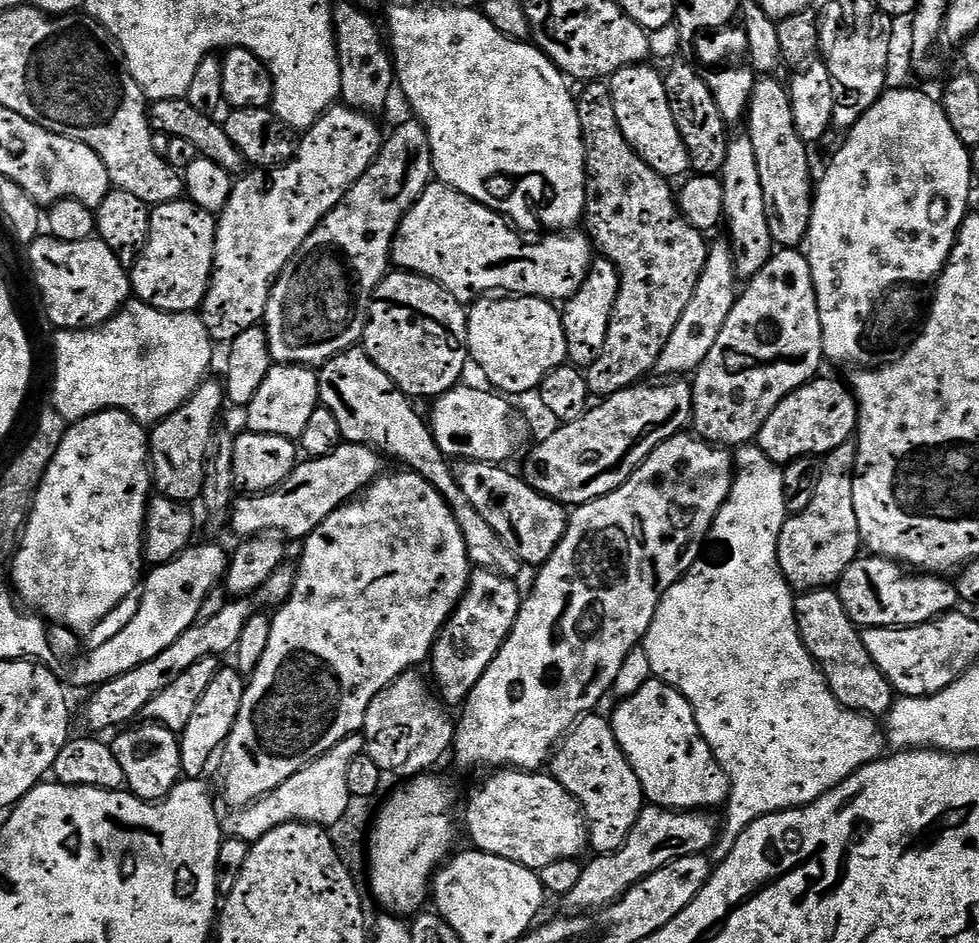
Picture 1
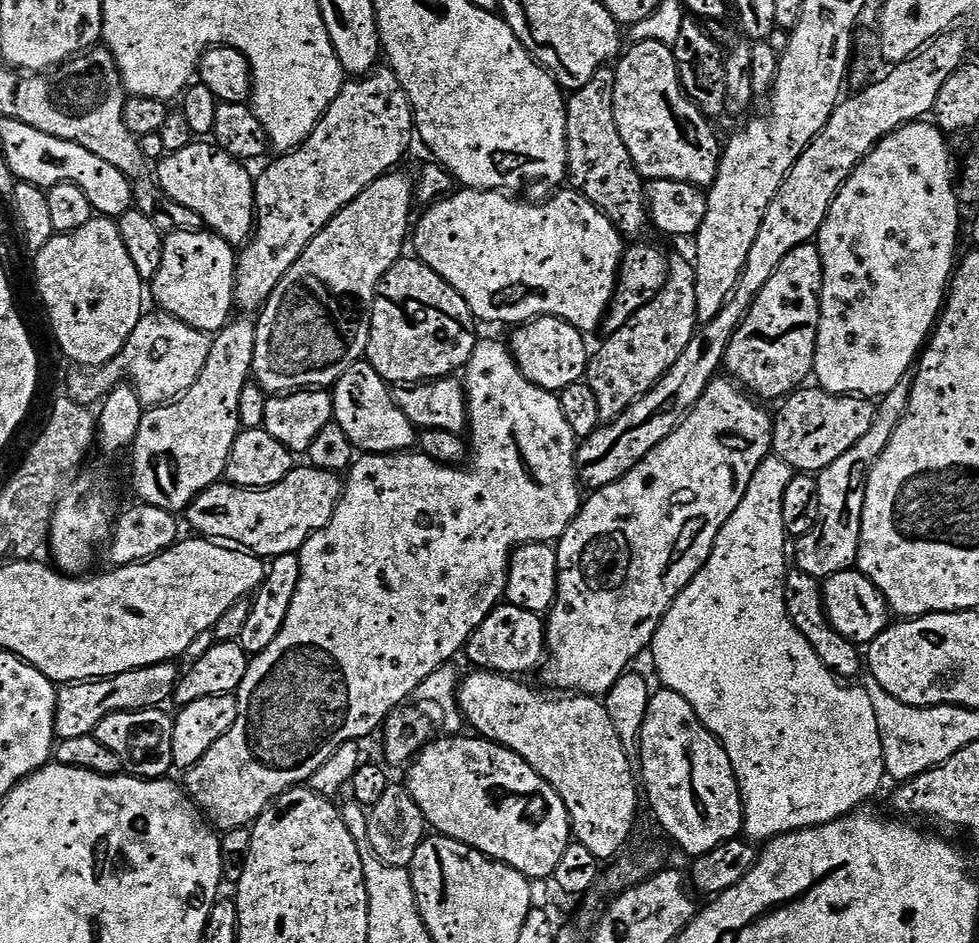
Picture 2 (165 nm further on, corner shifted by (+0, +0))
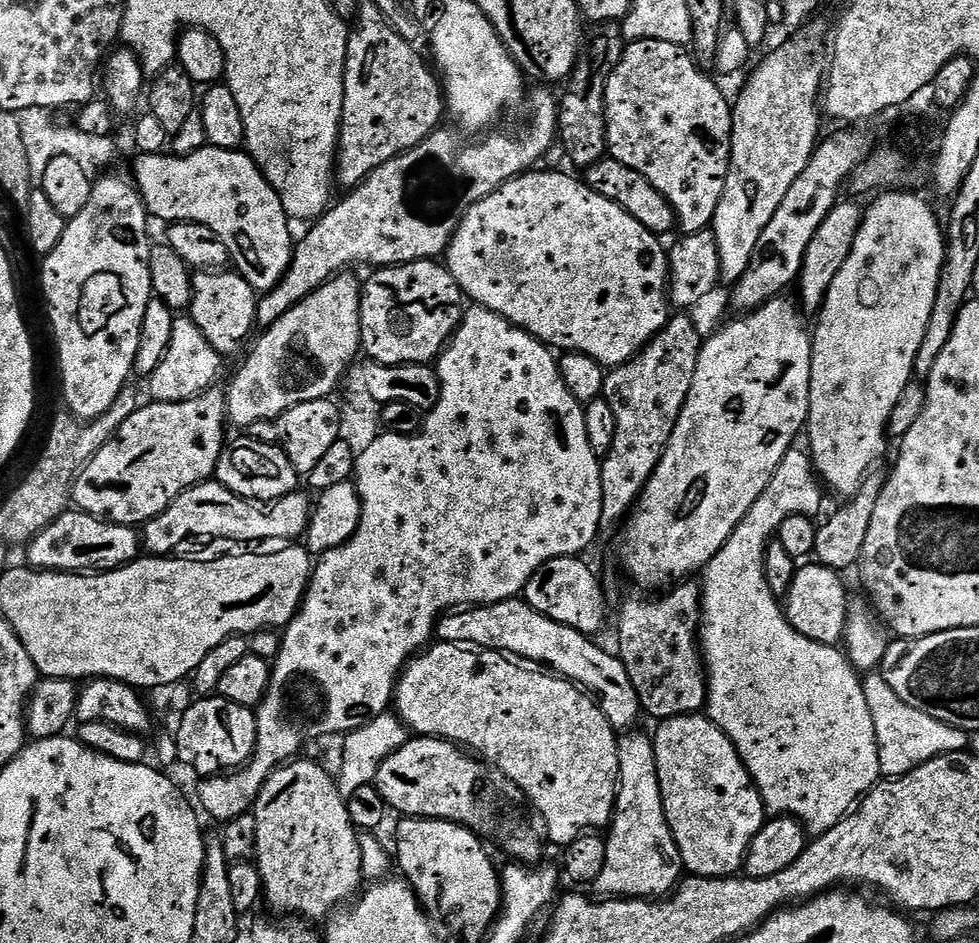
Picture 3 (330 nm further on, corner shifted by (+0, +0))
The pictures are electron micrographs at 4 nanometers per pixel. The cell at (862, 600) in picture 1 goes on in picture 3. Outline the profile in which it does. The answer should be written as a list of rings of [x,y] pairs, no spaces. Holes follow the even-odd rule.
[[[808,562],[797,567],[796,577],[786,593],[786,615],[788,621],[806,638],[819,644],[839,645],[844,639],[844,628],[848,624],[848,592],[839,571],[819,562]]]

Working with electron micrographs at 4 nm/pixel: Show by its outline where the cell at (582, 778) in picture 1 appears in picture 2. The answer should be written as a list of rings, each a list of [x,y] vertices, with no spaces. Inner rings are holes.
[[[472,670],[472,673],[468,677],[465,675],[459,681],[459,705],[460,713],[464,717],[467,727],[485,740],[494,740],[497,744],[503,744],[511,752],[517,752],[546,783],[554,786],[558,798],[562,798],[562,802],[566,806],[568,817],[572,823],[572,834],[575,843],[586,846],[586,850],[590,850],[594,854],[594,858],[598,858],[602,862],[615,861],[625,851],[624,840],[631,838],[632,827],[636,824],[636,792],[638,796],[638,780],[637,777],[636,780],[632,777],[632,768],[634,772],[633,761],[629,760],[624,749],[624,743],[618,738],[618,730],[614,730],[614,722],[610,722],[610,714],[606,714],[603,703],[599,699],[583,694],[564,694],[561,695],[561,700],[556,700],[557,693],[555,691],[544,690],[548,692],[539,692],[538,689],[531,688],[528,684],[519,684],[516,680],[519,679],[513,678],[508,674],[485,672],[483,670]]]

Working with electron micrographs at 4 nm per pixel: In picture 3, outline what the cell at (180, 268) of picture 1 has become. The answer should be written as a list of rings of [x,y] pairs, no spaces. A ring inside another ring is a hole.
[[[200,270],[191,277],[192,307],[190,319],[206,334],[206,342],[221,357],[228,358],[244,344],[256,321],[258,293],[235,270]]]

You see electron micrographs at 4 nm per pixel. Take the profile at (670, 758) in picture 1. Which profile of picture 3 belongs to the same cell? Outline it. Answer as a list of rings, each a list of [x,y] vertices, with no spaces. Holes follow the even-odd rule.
[[[707,715],[675,716],[655,725],[654,743],[658,782],[666,810],[666,822],[674,834],[680,863],[693,876],[735,876],[743,869],[750,842],[766,823],[764,803],[752,775],[746,770],[730,738]]]

